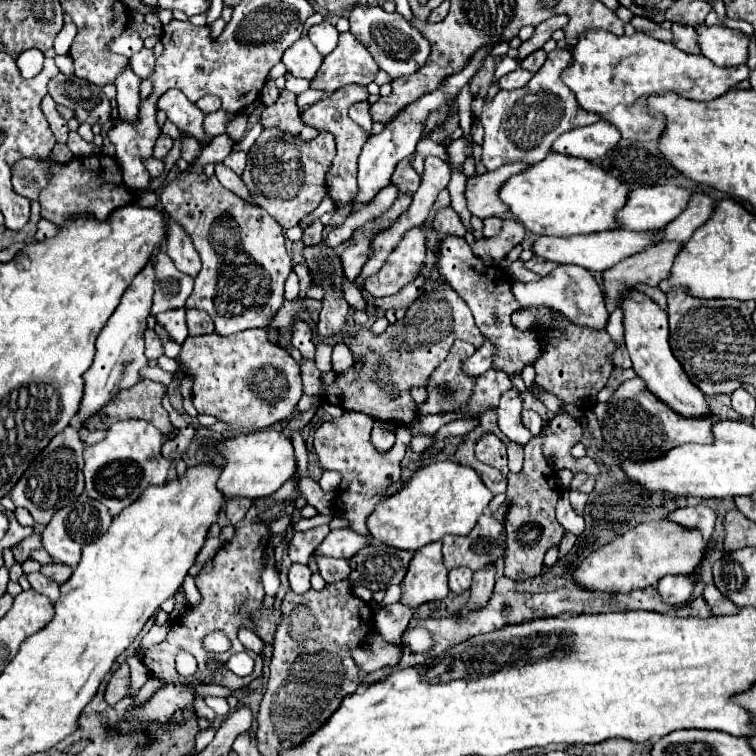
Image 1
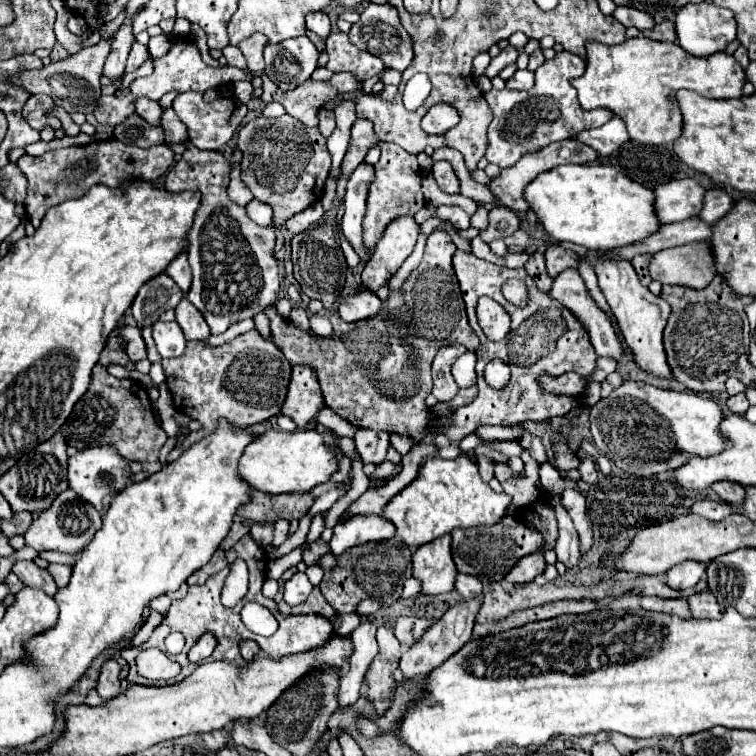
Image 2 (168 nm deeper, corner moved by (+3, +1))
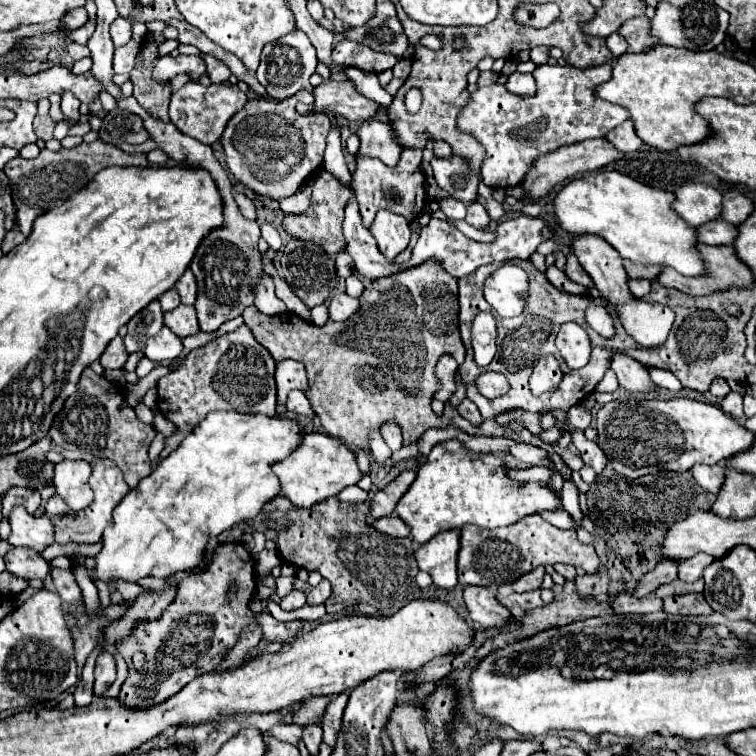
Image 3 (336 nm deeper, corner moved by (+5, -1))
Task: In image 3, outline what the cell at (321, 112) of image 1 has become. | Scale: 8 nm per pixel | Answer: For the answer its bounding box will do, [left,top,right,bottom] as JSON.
[356,120,402,166]

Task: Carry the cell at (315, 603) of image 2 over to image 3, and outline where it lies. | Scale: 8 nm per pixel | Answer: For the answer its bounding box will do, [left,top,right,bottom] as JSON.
[306,580,330,604]

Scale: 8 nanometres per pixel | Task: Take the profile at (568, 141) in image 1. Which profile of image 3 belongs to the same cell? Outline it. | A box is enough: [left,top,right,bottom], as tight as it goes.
[604,120,642,152]

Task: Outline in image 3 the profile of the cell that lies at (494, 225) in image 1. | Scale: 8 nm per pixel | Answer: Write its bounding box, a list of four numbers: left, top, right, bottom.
[466,202,490,228]

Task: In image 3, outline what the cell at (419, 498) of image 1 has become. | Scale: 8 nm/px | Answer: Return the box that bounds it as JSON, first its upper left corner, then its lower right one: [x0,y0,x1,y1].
[396,440,560,542]

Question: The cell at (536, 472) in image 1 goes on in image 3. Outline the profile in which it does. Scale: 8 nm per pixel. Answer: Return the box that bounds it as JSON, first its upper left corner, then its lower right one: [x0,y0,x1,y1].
[512,566,544,592]

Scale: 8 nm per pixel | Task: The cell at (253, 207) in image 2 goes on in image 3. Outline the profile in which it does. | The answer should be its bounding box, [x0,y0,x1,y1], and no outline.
[260,224,282,250]

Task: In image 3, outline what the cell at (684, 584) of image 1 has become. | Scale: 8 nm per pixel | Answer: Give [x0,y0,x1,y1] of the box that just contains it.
[678,552,714,582]

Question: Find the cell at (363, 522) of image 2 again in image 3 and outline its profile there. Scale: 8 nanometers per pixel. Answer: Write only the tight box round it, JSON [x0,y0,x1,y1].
[372,514,408,538]

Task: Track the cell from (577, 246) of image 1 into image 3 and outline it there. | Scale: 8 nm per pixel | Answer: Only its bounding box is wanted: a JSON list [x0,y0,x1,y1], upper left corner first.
[696,218,736,244]

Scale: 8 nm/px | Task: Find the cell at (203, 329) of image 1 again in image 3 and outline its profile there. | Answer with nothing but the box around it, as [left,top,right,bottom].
[164,304,200,338]

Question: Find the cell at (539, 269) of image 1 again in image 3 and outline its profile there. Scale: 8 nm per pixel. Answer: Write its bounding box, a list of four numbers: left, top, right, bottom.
[564,250,592,288]

